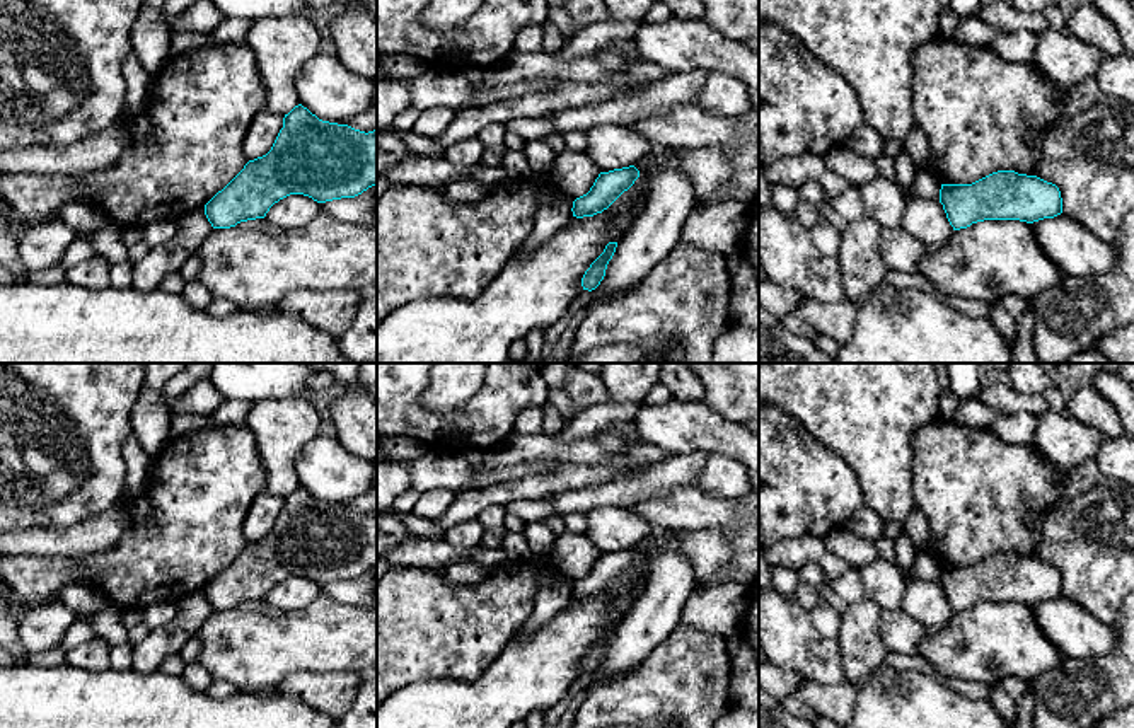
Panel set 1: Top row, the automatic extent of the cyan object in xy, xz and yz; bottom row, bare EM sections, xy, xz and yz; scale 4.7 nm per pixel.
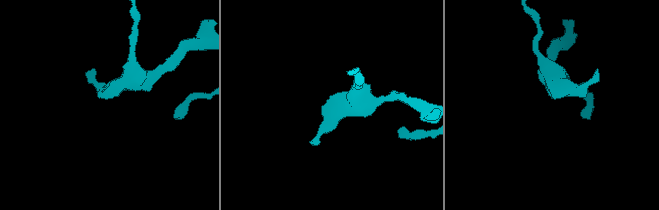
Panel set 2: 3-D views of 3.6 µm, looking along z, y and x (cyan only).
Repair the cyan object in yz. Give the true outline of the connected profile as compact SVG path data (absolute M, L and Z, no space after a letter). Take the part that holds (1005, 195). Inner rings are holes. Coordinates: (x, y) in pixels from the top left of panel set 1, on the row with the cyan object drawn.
M998 170L972 184L941 184L940 203L953 230L984 220L1033 223L1062 213L1056 184L1015 170Z

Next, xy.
M302 104L283 118L271 150L249 160L244 169L206 205L213 228L230 228L240 222L264 218L269 208L290 194L304 194L317 203L355 198L377 184L377 130L360 131L348 124L319 119Z

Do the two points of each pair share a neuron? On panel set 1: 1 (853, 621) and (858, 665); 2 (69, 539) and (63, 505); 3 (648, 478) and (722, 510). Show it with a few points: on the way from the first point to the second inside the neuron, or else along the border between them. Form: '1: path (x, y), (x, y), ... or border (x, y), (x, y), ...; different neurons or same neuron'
1: path (858, 631), (858, 655); same neuron
2: border (104, 512), (60, 529), (26, 527); different neurons
3: border (693, 485), (674, 488), (636, 505); different neurons

